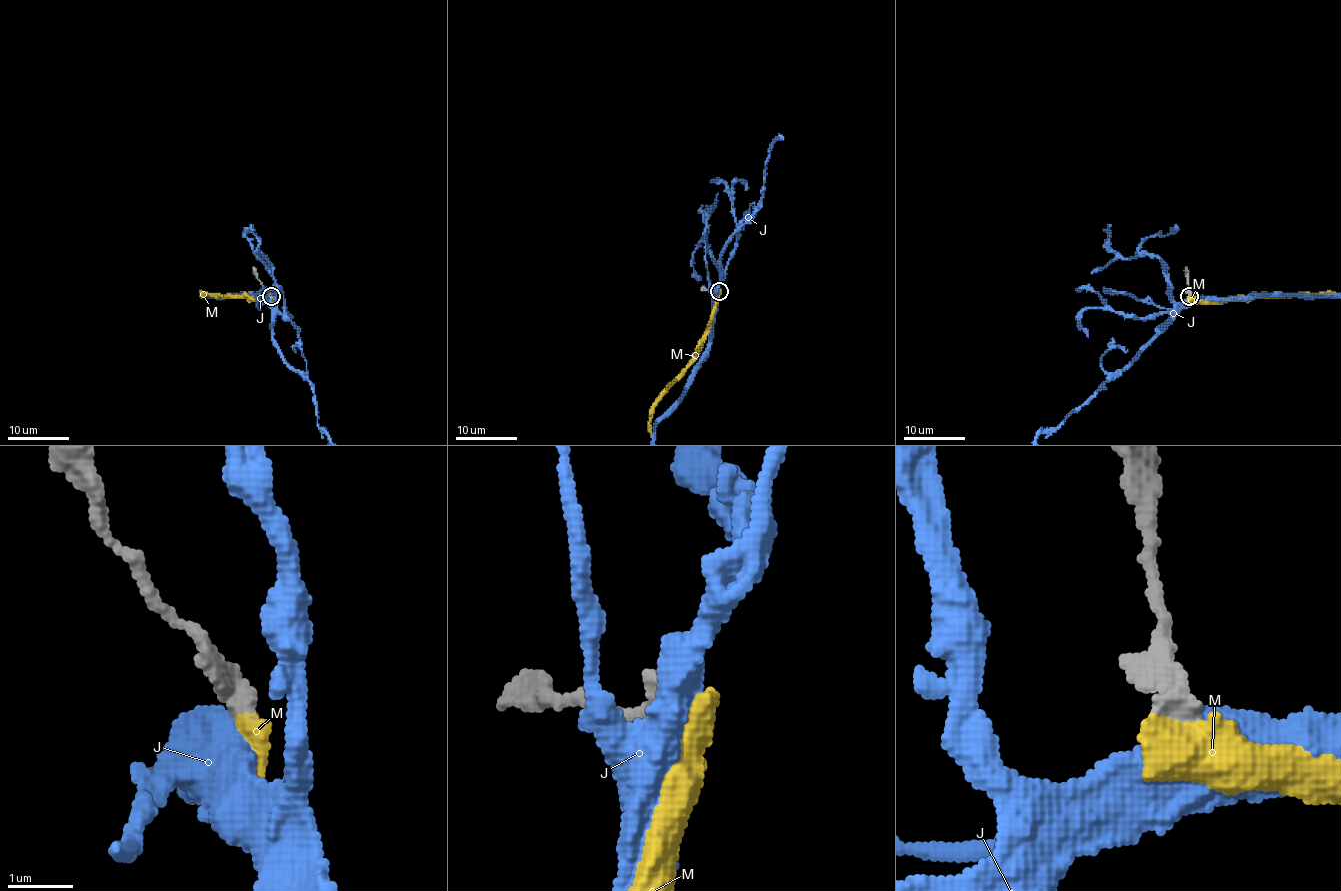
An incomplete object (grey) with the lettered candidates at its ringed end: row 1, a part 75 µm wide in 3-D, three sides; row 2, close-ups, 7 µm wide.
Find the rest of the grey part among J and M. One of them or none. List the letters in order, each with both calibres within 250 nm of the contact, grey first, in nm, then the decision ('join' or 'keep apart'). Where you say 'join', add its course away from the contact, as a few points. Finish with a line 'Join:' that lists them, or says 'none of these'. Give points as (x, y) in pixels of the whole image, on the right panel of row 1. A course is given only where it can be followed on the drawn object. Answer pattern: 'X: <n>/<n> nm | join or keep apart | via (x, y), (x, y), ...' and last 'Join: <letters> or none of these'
J: 280/700 nm | keep apart
M: 280/550 nm | join | via (1190, 296), (1208, 301), (1240, 301), (1335, 291)
Join: M

